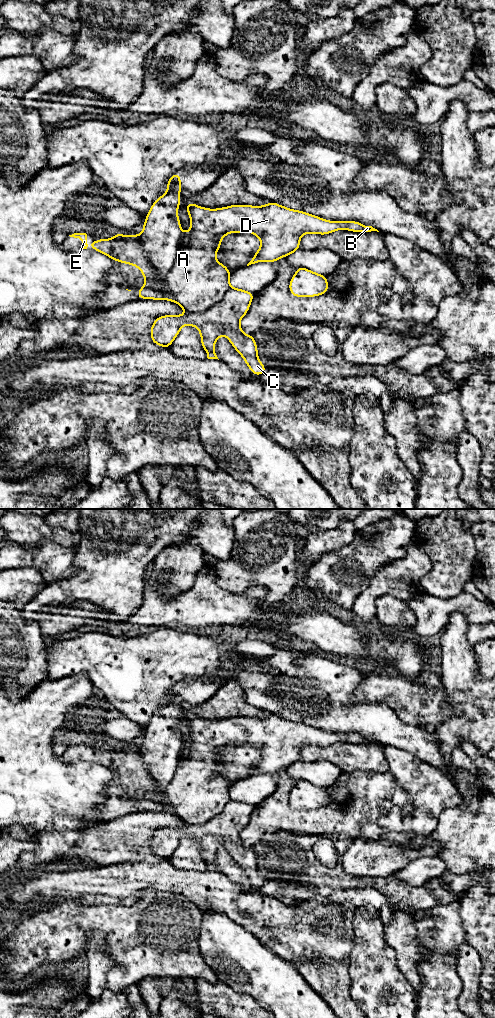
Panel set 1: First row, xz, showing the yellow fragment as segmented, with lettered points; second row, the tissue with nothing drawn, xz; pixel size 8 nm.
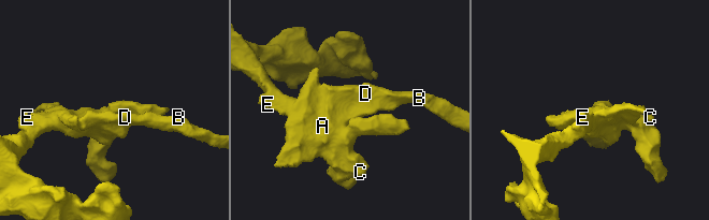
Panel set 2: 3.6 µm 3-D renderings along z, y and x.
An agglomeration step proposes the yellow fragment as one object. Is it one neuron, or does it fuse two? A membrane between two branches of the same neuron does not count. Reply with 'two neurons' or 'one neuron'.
two neurons

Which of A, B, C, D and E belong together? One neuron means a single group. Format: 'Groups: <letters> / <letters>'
Groups: A B D E / C

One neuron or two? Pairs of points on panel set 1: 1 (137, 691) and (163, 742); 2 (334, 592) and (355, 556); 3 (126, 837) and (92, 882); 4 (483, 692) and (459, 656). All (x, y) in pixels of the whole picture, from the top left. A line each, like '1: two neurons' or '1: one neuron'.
1: two neurons
2: one neuron
3: two neurons
4: one neuron

